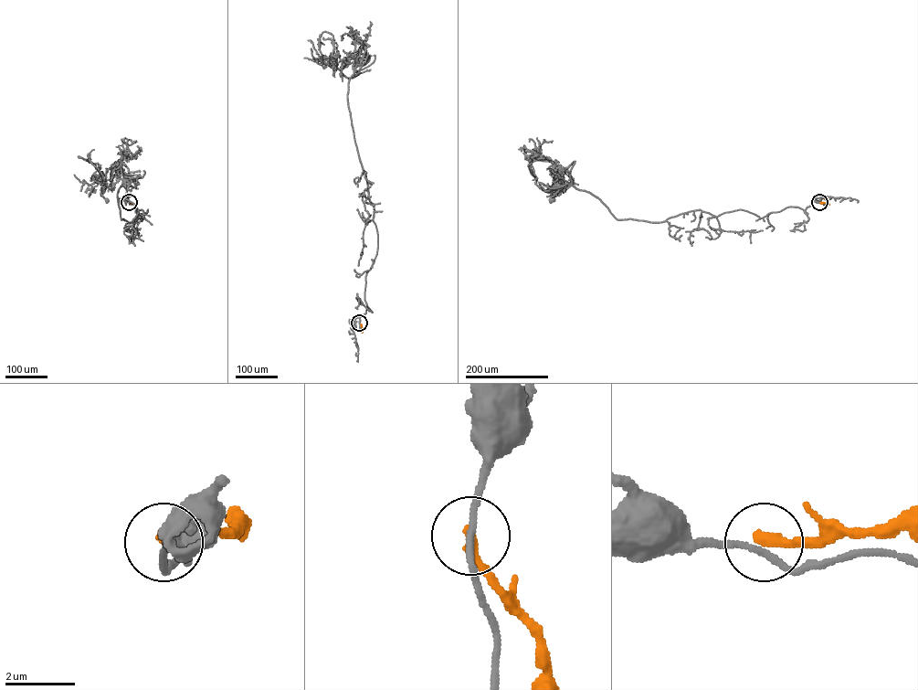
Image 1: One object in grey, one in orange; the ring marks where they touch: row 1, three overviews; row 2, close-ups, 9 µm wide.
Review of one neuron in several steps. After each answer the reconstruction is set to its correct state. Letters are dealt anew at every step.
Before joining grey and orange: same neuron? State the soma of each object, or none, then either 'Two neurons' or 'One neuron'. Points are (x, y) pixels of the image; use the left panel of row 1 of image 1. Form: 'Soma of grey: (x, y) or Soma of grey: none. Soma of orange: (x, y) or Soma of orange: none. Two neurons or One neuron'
Soma of grey: (107, 200). Soma of orange: none. Two neurons

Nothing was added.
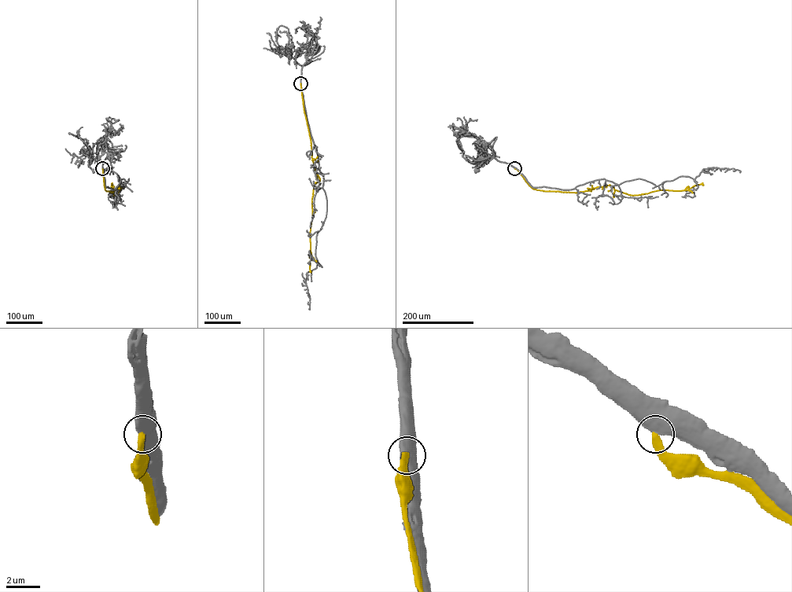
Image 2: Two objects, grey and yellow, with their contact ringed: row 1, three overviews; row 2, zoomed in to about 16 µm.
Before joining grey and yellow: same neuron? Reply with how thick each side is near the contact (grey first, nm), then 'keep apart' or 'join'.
850/380 nm | keep apart

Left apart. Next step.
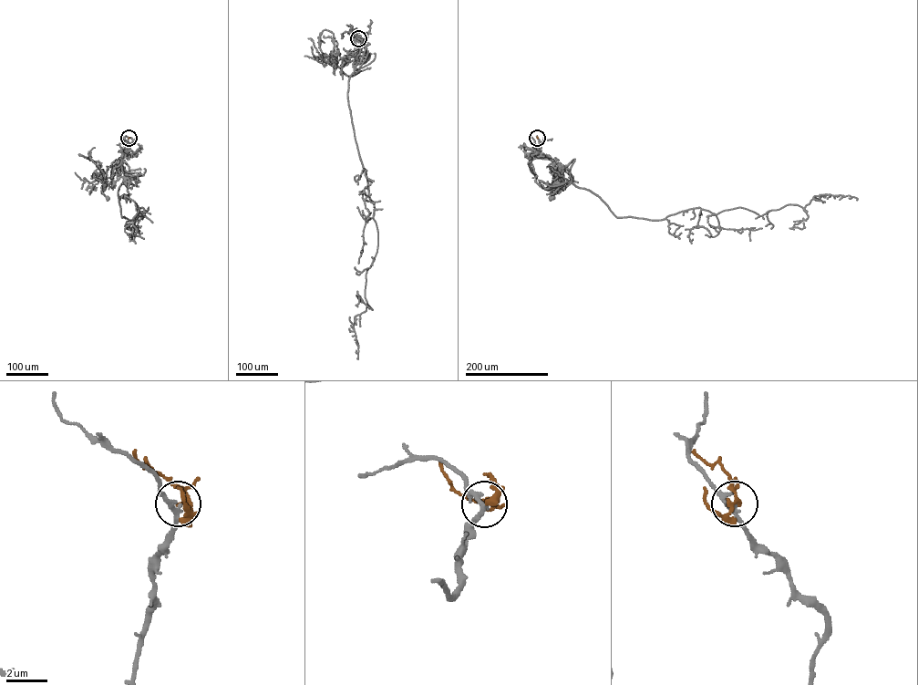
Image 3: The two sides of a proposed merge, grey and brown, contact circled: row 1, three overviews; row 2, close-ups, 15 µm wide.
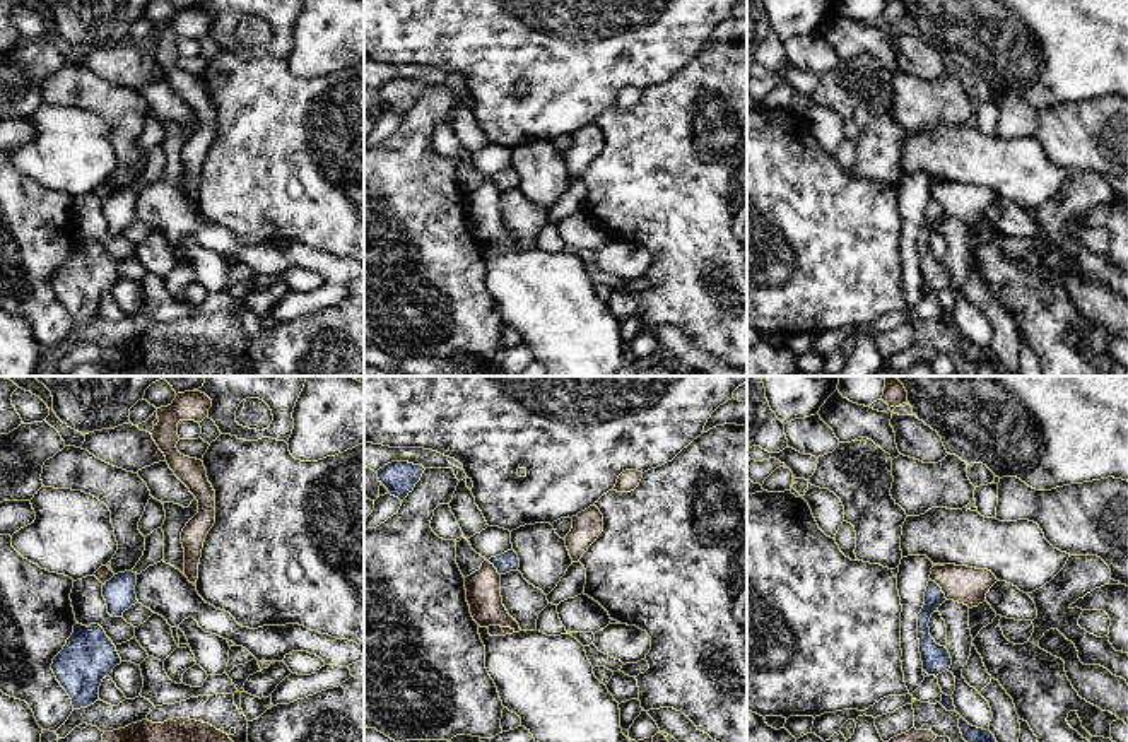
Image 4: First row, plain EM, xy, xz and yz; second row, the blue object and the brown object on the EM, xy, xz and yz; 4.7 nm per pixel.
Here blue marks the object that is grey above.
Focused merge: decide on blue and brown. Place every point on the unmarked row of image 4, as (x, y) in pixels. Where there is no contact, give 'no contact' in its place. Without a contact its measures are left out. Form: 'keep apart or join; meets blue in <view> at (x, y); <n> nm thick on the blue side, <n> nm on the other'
keep apart; meets blue in yz at (940, 206); 100 nm thick on the blue side, 180 nm on the other

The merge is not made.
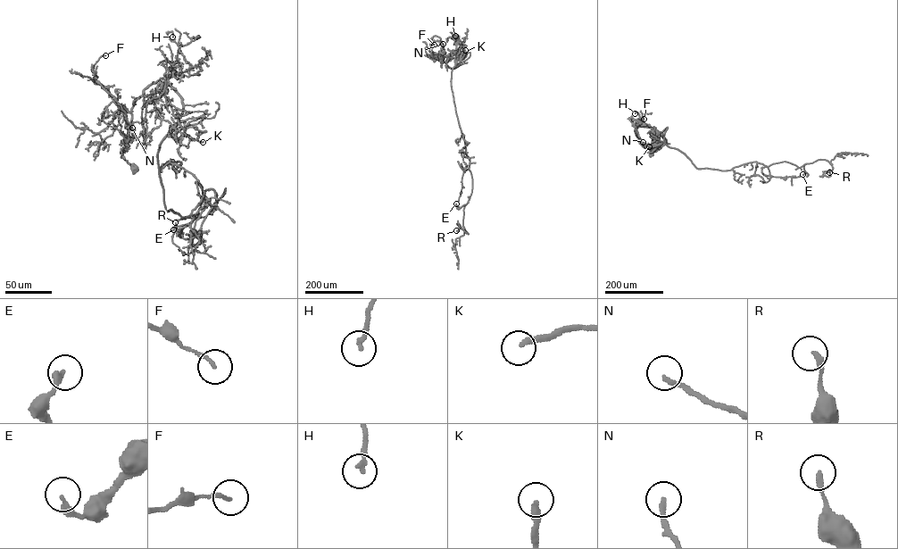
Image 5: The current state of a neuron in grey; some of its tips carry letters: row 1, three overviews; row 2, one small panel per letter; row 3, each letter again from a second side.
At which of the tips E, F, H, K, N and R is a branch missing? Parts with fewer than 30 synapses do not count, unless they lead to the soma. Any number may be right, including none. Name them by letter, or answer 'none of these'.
K

